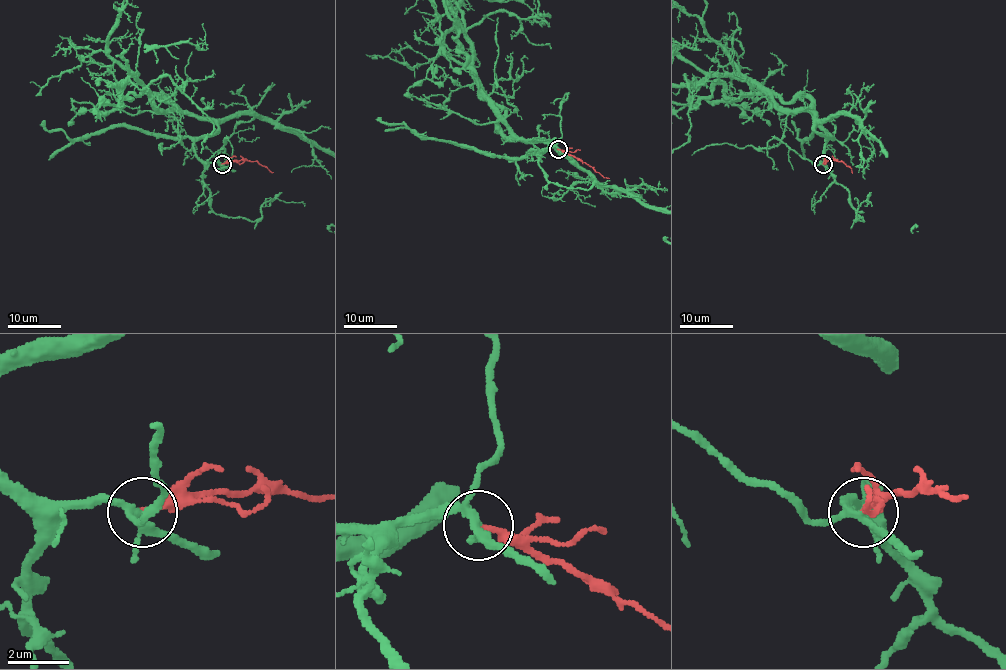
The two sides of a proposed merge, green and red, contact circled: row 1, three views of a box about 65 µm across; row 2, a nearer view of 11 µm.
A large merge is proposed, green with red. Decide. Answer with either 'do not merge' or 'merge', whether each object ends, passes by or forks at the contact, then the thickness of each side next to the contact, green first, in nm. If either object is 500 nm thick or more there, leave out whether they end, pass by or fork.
do not merge; green forks; red ends; calibres 220 and 200 nm

